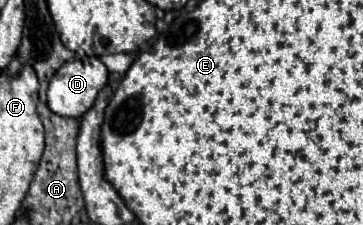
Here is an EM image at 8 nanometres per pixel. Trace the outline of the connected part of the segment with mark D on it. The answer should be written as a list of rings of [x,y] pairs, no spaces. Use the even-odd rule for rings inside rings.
[[[98,56],[66,62],[50,80],[48,108],[54,114],[60,114],[64,118],[80,118],[80,116],[84,116],[84,112],[88,112],[88,108],[92,108],[92,104],[96,102],[96,96],[100,94],[104,84],[108,84],[108,68],[104,66],[104,62]]]

